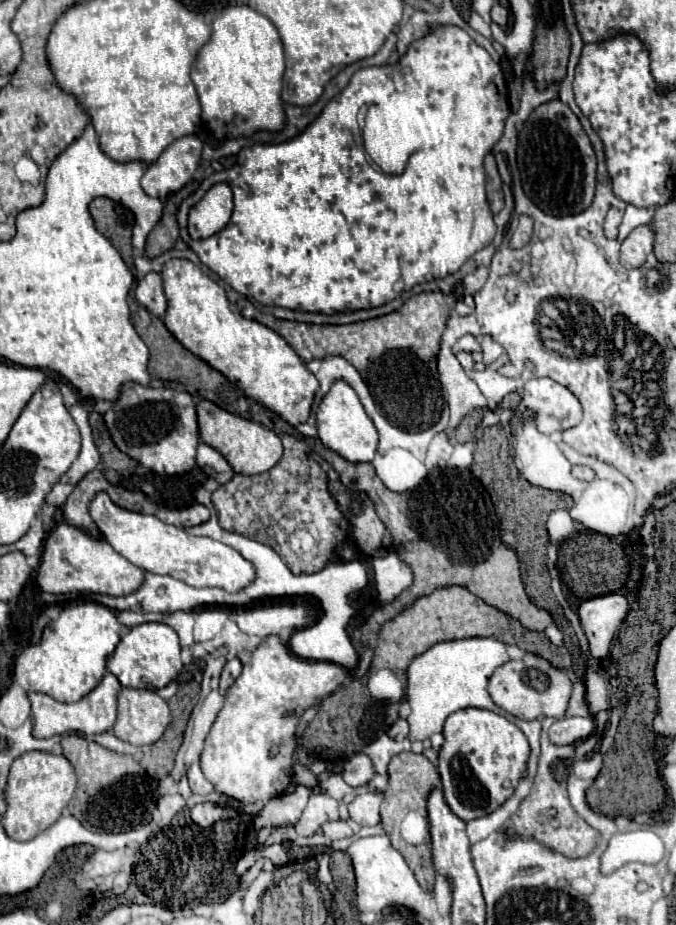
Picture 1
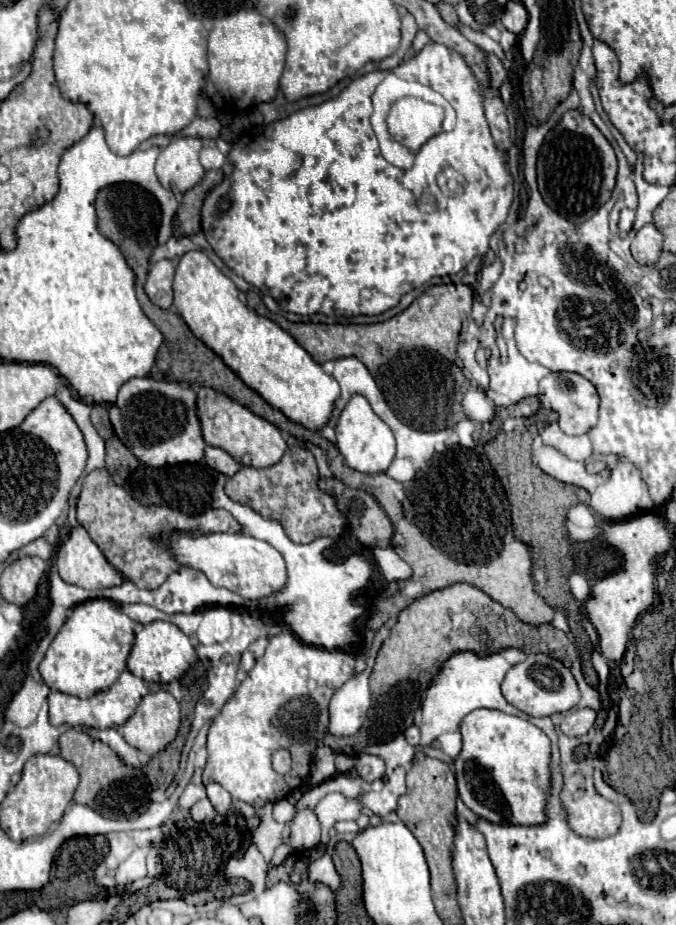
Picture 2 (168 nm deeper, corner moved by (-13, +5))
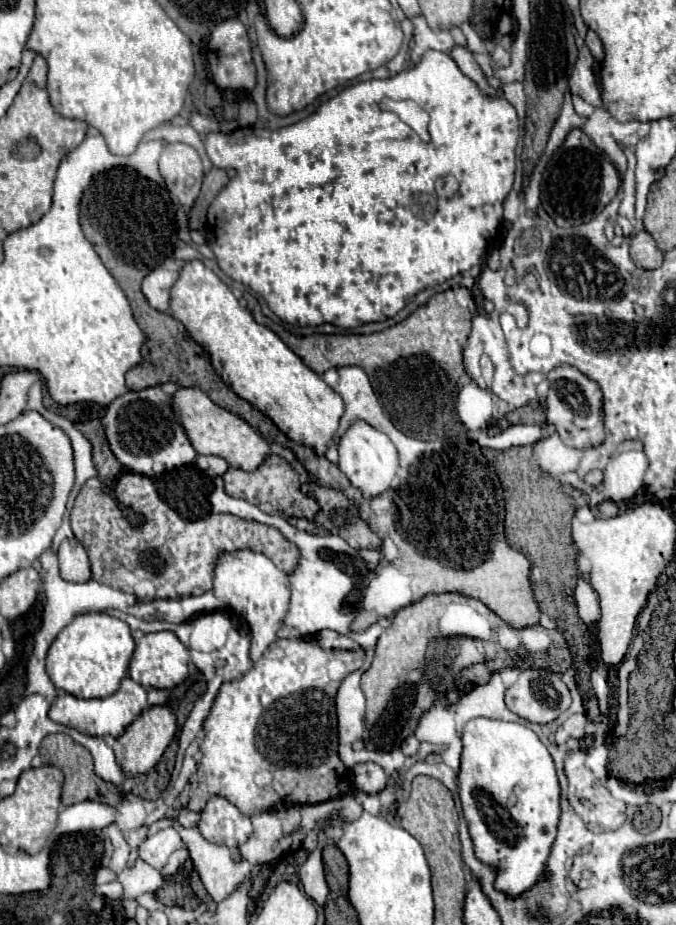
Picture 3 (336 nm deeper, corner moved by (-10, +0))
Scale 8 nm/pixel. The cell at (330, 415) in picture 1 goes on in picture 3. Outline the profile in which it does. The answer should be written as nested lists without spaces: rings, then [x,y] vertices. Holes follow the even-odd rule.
[[[355,420],[339,440],[339,468],[367,498],[377,496],[385,492],[395,478],[395,472],[399,468],[397,448],[387,434],[375,430],[365,420]]]

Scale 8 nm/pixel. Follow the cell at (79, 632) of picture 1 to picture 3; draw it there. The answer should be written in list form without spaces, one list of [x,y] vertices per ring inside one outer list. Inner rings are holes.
[[[83,612],[65,626],[47,652],[47,674],[57,690],[77,698],[111,696],[125,678],[133,656],[133,636],[125,622],[105,612]]]

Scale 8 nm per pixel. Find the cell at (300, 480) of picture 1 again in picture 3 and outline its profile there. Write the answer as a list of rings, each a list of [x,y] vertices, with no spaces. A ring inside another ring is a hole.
[[[273,454],[269,456],[255,472],[245,472],[239,468],[229,468],[223,476],[225,480],[225,492],[229,496],[235,498],[243,498],[255,506],[259,506],[263,512],[267,514],[275,514],[275,516],[283,516],[283,518],[307,518],[307,520],[315,520],[317,512],[319,512],[319,504],[315,498],[309,498],[301,492],[301,482],[299,482],[299,474],[293,470],[293,466]]]

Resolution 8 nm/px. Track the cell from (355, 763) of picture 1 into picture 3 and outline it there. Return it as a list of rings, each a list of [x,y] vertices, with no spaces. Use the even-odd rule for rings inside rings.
[[[363,762],[363,764],[355,764],[351,768],[353,774],[353,784],[357,790],[367,792],[367,794],[377,794],[385,788],[387,784],[387,774],[383,772],[383,768],[375,762]]]

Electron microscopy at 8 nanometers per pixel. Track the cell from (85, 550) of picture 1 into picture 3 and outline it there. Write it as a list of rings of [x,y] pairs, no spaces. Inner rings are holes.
[[[63,540],[59,546],[59,568],[61,578],[67,582],[91,580],[91,564],[85,548],[77,540]]]

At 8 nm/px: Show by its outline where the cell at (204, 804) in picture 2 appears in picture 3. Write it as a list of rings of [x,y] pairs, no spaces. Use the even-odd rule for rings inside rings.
[[[181,808],[181,812],[179,812],[179,824],[181,826],[185,826],[185,828],[193,828],[193,826],[197,826],[199,824],[199,820],[201,820],[201,814],[197,814],[197,812],[193,812],[193,810],[189,810],[189,808]]]

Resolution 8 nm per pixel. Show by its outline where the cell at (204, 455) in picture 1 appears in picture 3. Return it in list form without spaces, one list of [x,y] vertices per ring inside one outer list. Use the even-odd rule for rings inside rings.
[[[197,456],[197,466],[207,476],[223,476],[229,470],[229,464],[219,456]]]

